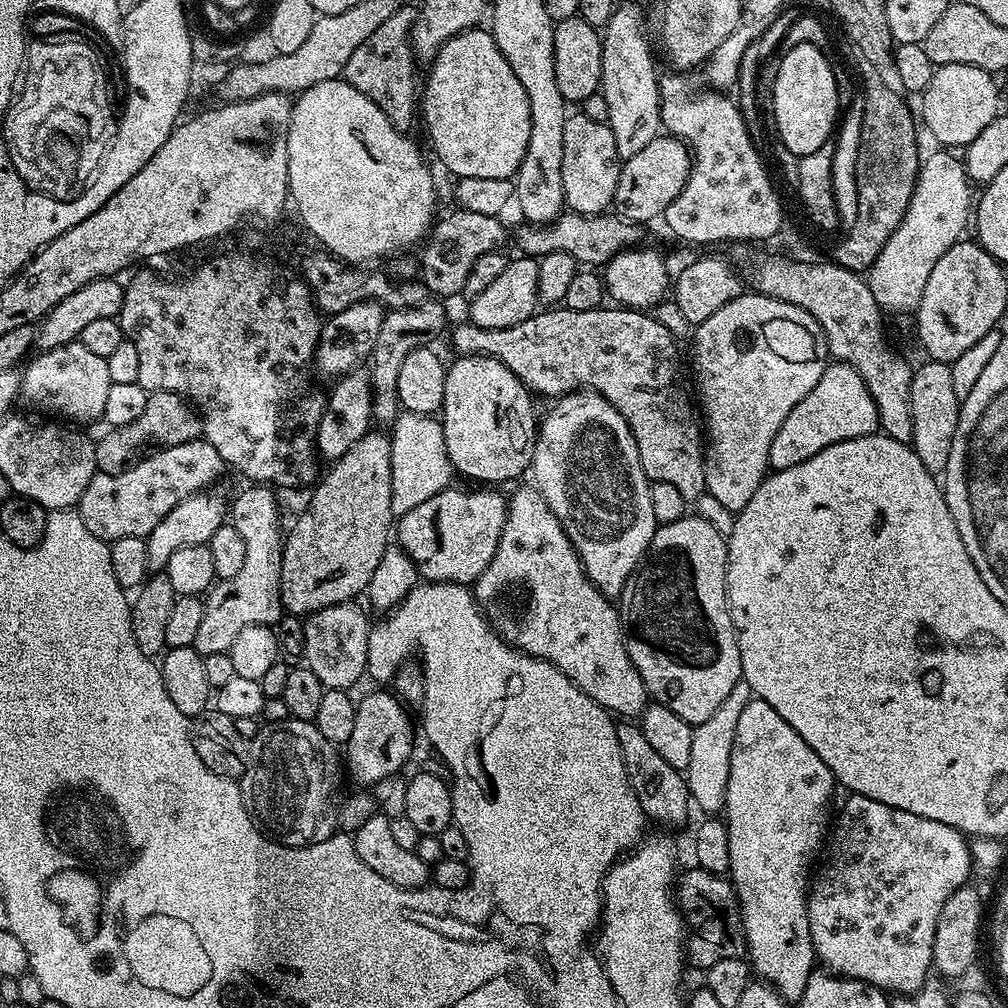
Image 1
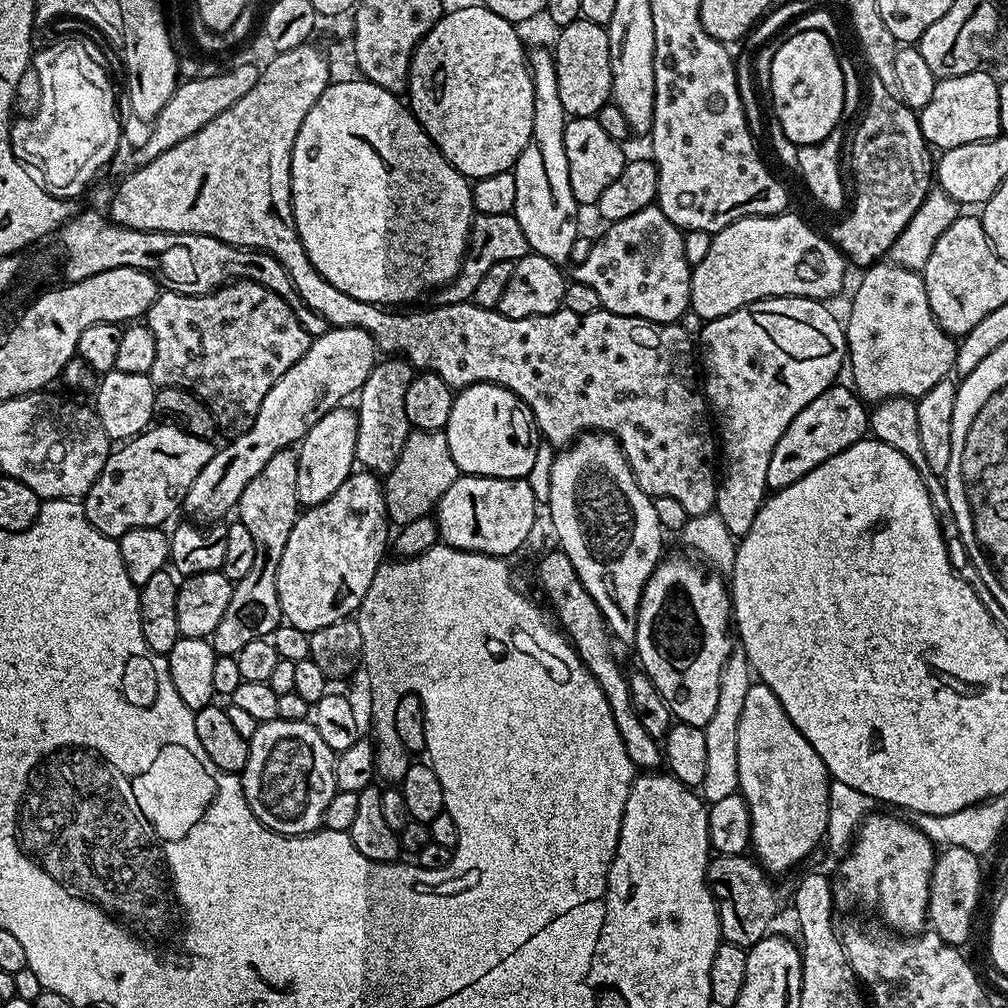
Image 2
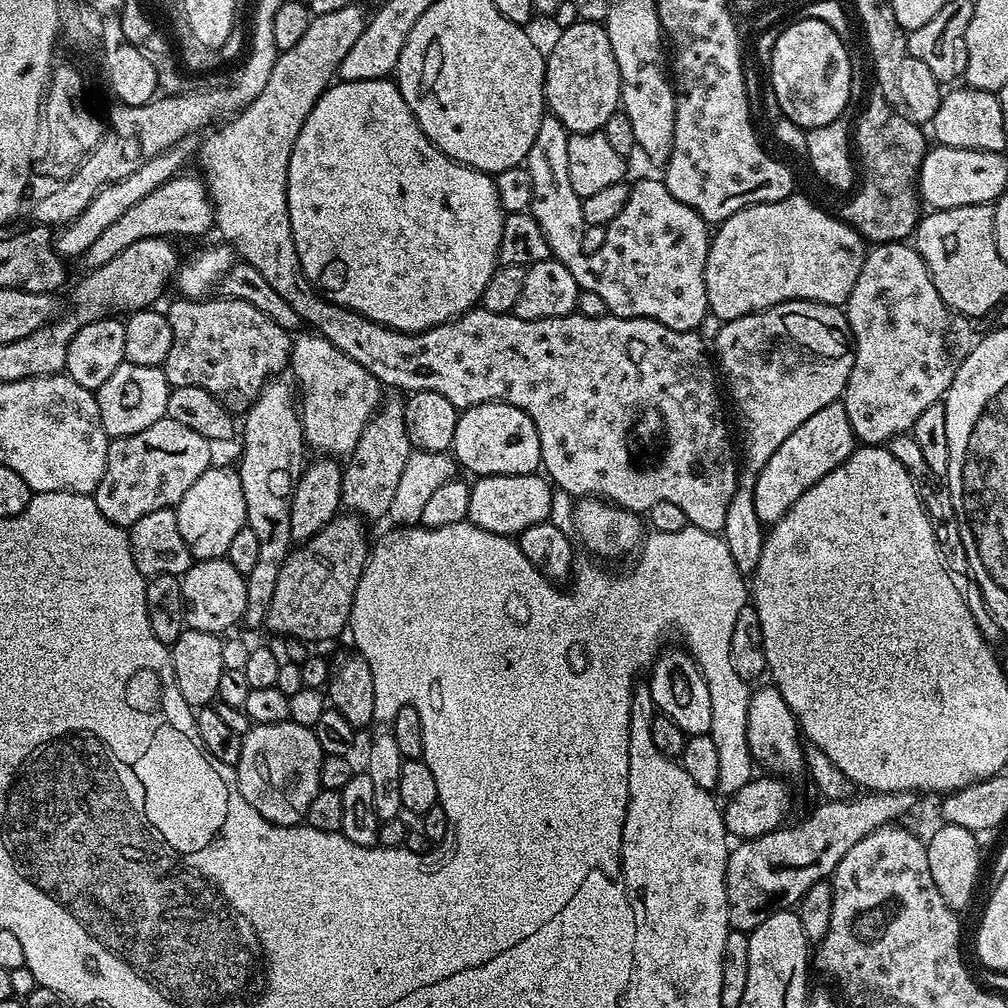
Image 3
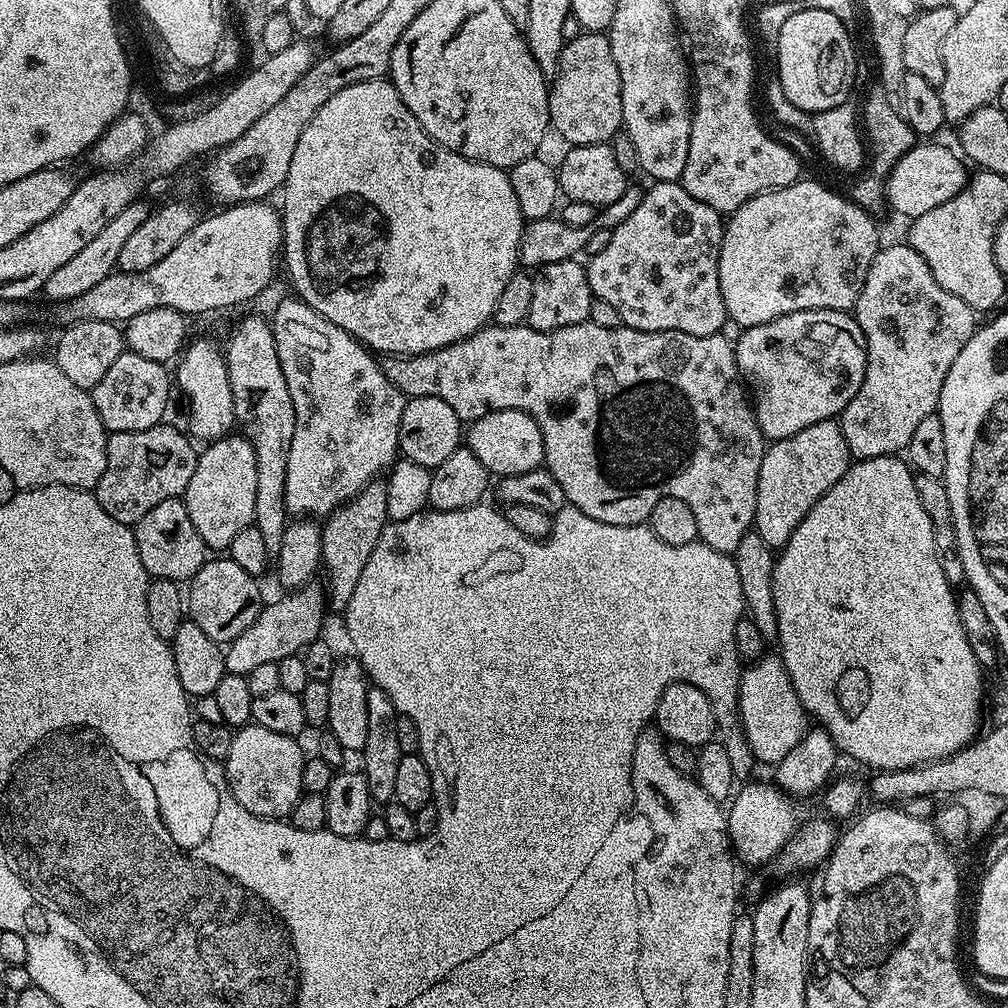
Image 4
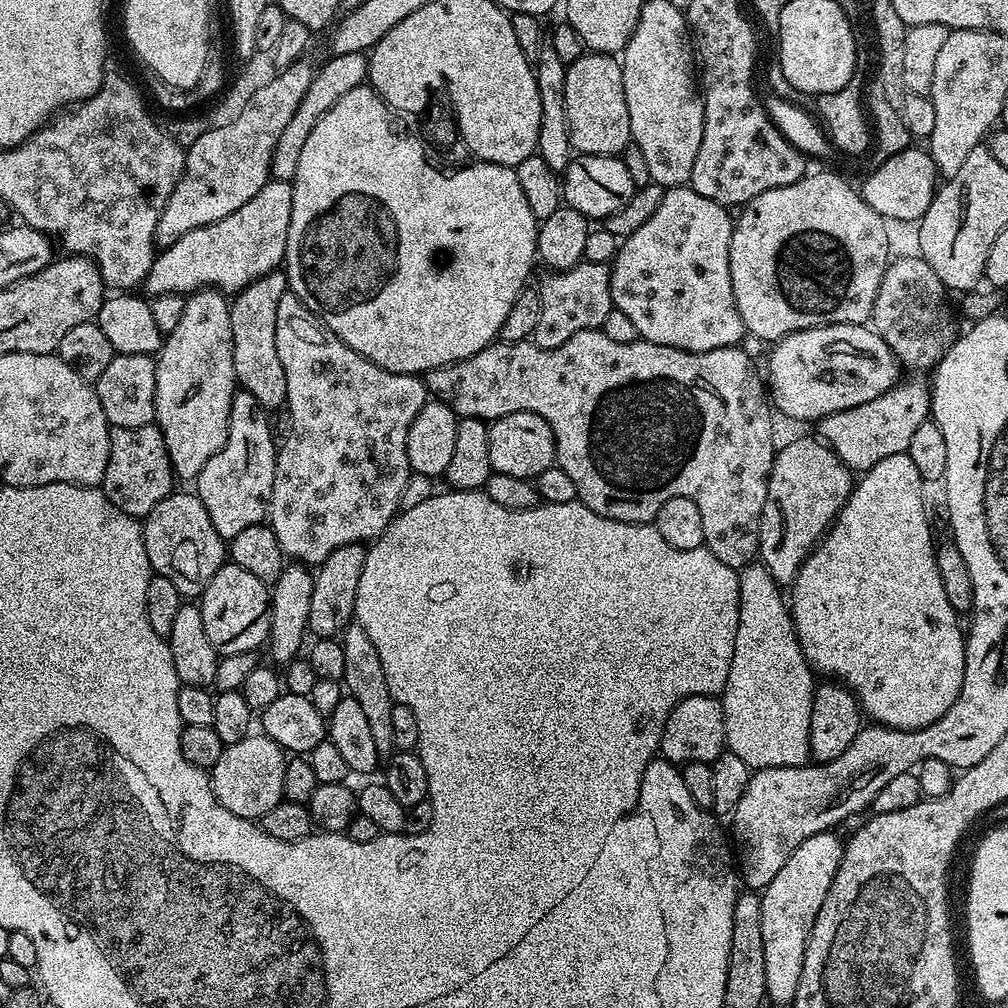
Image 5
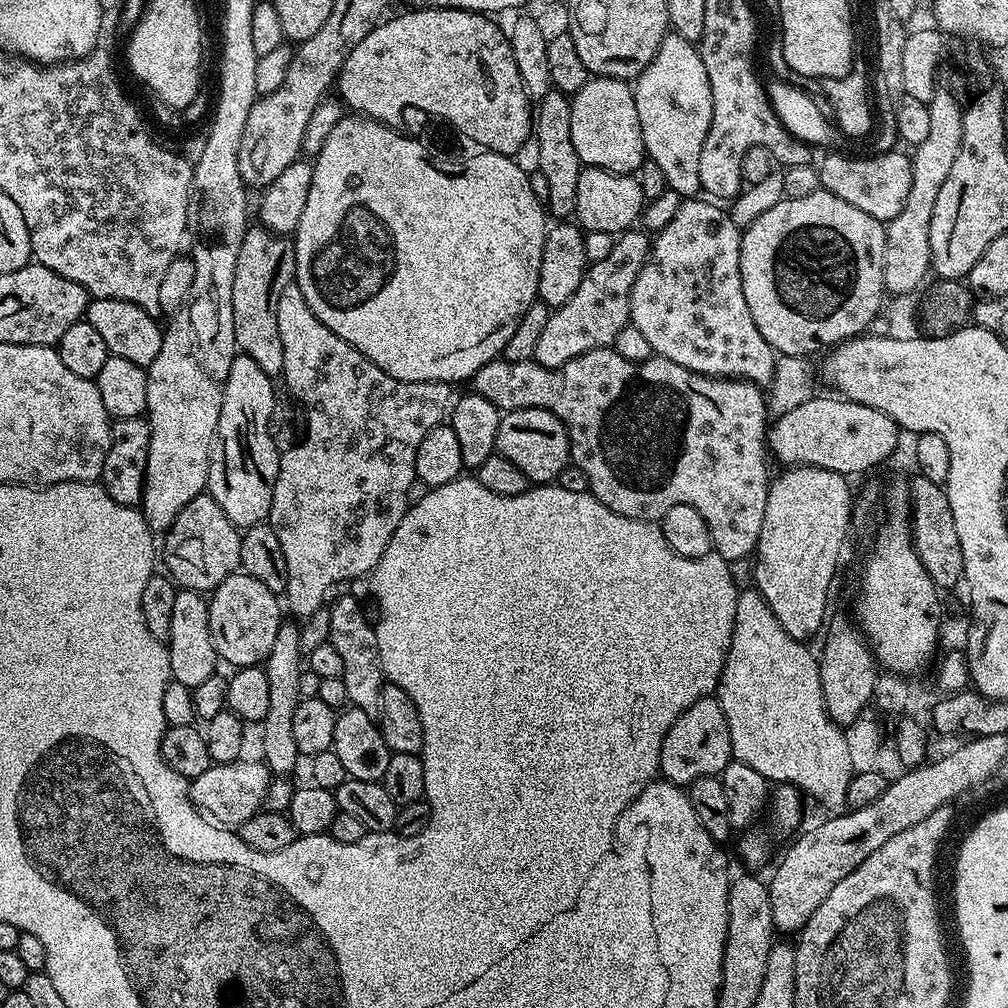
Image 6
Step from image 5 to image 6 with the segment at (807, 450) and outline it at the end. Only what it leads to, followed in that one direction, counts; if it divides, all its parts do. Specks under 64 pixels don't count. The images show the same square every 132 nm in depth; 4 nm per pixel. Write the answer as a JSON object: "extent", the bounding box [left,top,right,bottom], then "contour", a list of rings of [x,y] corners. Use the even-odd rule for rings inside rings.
{"extent":[754,466,852,642],"contour":[[[788,466],[783,471],[777,480],[775,477],[768,485],[762,534],[754,553],[754,587],[762,594],[762,598],[766,598],[774,618],[782,622],[782,630],[786,630],[790,638],[808,642],[826,624],[824,611],[828,608],[828,591],[832,588],[832,579],[835,578],[836,567],[840,564],[840,551],[844,548],[848,527],[852,524],[852,488],[848,485],[849,477],[834,470],[822,470],[814,466]]]}

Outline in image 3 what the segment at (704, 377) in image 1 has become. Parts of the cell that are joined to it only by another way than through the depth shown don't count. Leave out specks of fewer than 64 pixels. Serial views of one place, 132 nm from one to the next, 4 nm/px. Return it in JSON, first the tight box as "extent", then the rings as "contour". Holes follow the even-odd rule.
{"extent":[714,300,855,574],"contour":[[[787,300],[761,312],[723,321],[714,341],[714,360],[722,373],[723,383],[724,380],[728,383],[728,392],[740,411],[740,428],[744,431],[744,456],[742,452],[742,467],[738,472],[734,498],[730,498],[730,506],[726,510],[726,526],[722,535],[730,550],[730,558],[734,558],[734,566],[738,566],[740,572],[750,574],[758,566],[758,558],[762,556],[766,525],[754,510],[754,482],[762,466],[770,462],[770,454],[774,454],[774,450],[778,450],[778,446],[782,446],[782,442],[786,442],[786,438],[790,438],[790,434],[798,430],[798,426],[802,426],[802,422],[806,422],[810,414],[818,414],[822,406],[830,406],[843,397],[850,370],[854,366],[855,353],[847,315],[831,304],[816,304],[812,300]]]}

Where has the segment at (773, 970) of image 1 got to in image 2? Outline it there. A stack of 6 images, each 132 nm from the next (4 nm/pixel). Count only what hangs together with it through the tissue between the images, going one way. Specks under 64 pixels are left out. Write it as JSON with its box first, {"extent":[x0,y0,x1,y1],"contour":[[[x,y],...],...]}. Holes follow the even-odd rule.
{"extent":[738,682,830,872],"contour":[[[754,682],[746,690],[746,703],[742,706],[742,718],[738,718],[738,789],[748,803],[750,830],[752,831],[751,851],[765,872],[788,872],[800,864],[816,847],[821,847],[827,837],[828,803],[830,802],[830,777],[818,750],[802,738],[802,734],[790,722],[782,702],[770,690],[770,686]]]}

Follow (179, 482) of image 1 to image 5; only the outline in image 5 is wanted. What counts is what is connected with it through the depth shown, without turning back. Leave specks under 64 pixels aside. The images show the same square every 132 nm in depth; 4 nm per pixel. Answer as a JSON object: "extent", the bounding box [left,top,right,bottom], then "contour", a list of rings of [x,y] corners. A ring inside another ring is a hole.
{"extent":[102,423,174,518],"contour":[[[155,423],[133,428],[110,427],[110,458],[106,462],[106,474],[102,490],[118,510],[137,518],[143,518],[174,491],[174,473],[170,454],[166,454],[166,442]]]}

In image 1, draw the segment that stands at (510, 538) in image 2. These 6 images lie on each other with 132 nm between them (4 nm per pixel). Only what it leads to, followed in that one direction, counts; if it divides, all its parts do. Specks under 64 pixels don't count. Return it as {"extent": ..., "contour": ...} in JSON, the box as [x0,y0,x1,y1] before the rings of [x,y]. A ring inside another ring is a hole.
{"extent":[395,486,508,586],"contour":[[[456,486],[446,487],[395,521],[395,543],[410,554],[417,573],[425,581],[472,586],[482,570],[490,566],[490,558],[494,558],[502,538],[508,501],[496,493],[499,491],[485,490],[480,486],[473,488],[476,488],[473,492],[463,492]]]}

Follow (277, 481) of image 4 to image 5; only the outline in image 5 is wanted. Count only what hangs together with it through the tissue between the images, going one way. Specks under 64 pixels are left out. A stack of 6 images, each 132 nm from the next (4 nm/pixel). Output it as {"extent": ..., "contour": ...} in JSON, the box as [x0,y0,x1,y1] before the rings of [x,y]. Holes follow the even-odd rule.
{"extent":[230,270,289,410],"contour":[[[277,270],[250,282],[240,292],[235,293],[230,304],[230,330],[234,342],[234,374],[237,385],[243,391],[254,394],[265,410],[273,410],[285,403],[286,370],[282,370],[282,362],[278,362],[278,346],[276,345],[276,315],[278,302],[289,291],[288,277]]]}

